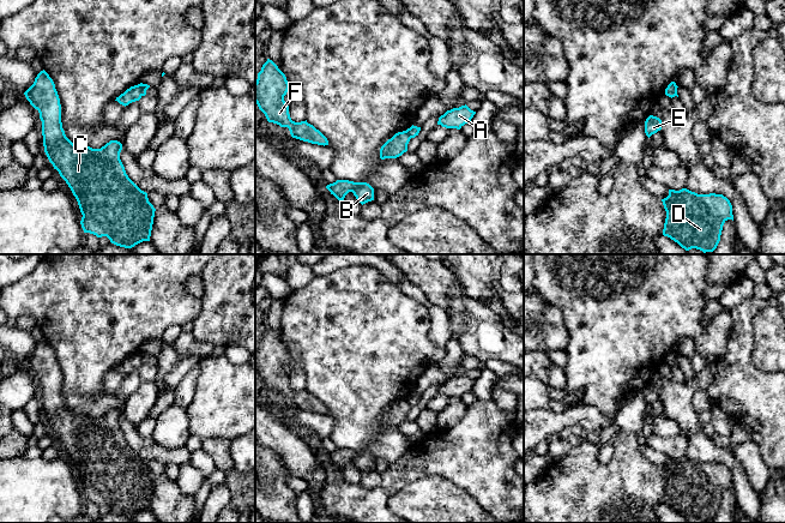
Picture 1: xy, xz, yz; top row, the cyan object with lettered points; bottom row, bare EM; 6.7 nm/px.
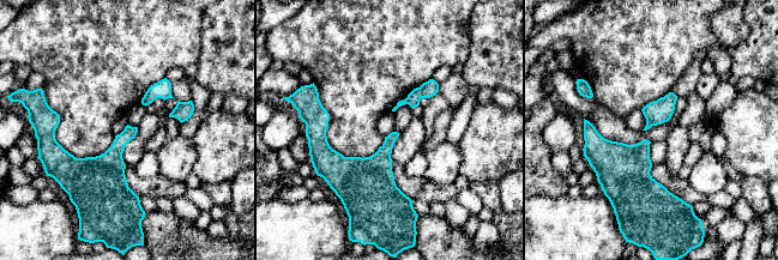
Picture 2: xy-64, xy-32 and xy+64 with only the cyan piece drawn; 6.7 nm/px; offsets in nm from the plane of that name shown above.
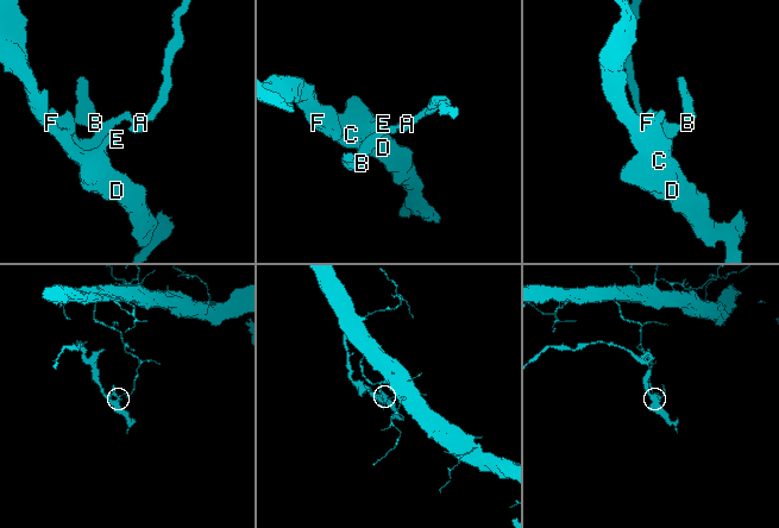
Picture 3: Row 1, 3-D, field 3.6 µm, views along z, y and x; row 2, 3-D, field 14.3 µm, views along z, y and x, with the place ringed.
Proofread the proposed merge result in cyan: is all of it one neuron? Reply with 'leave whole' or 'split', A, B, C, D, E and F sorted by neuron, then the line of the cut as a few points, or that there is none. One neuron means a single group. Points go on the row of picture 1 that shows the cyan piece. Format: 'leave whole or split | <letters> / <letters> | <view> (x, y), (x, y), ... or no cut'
split | A / B C D E F | xz (405, 131), (410, 138)

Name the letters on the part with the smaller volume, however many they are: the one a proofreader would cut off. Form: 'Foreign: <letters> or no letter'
Foreign: B, C, D, E, F

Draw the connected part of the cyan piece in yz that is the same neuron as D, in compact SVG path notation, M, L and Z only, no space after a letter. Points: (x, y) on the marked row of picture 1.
M669 190L669 196L662 202L666 211L663 235L686 251L713 252L720 241L724 223L733 221L732 205L723 194Z

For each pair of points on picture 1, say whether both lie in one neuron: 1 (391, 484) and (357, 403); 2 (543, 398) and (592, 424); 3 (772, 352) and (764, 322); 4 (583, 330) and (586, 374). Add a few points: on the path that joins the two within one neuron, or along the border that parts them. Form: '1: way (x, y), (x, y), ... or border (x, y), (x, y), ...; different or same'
1: border (410, 446), (388, 466); different
2: border (548, 407), (536, 409); different
3: way (772, 344), (770, 329); same
4: way (586, 341), (586, 364); same

